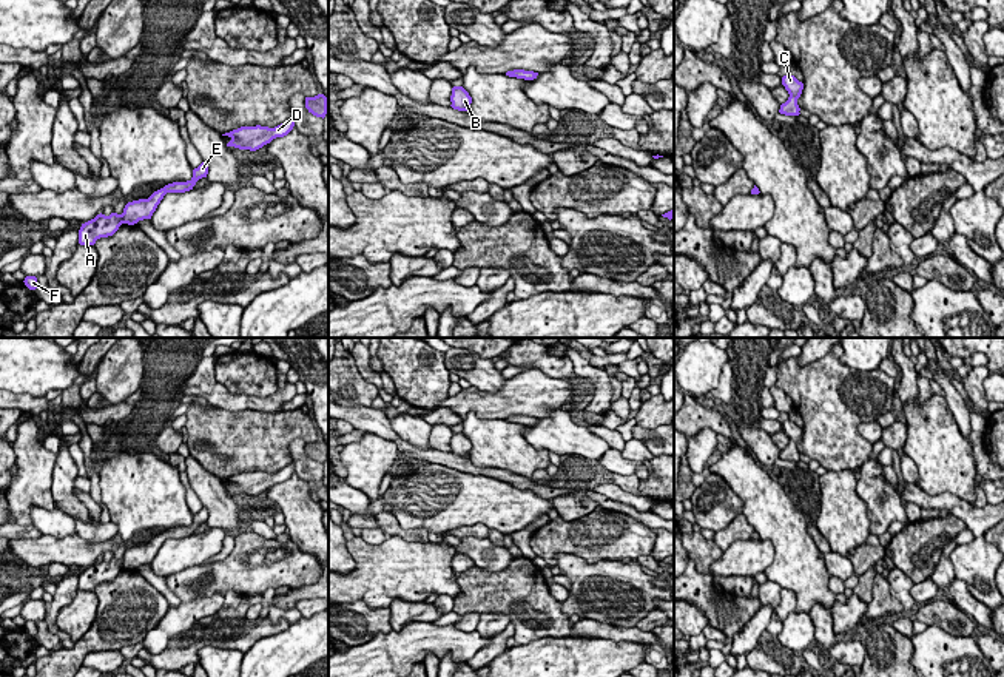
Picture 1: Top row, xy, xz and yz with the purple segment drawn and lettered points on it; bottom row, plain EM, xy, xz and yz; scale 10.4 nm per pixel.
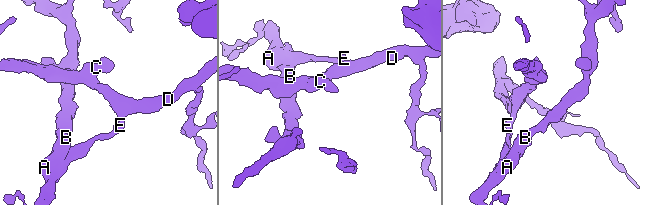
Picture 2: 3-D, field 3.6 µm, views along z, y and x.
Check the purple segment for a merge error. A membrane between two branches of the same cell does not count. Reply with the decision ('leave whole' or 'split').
split

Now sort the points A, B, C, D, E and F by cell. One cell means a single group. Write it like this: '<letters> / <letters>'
A B F / C D E

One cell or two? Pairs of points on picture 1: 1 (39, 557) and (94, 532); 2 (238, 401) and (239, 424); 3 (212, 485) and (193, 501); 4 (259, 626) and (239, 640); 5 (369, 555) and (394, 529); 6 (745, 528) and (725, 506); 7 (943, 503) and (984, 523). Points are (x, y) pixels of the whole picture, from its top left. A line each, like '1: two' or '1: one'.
1: two
2: two
3: two
4: one
5: two
6: two
7: one

